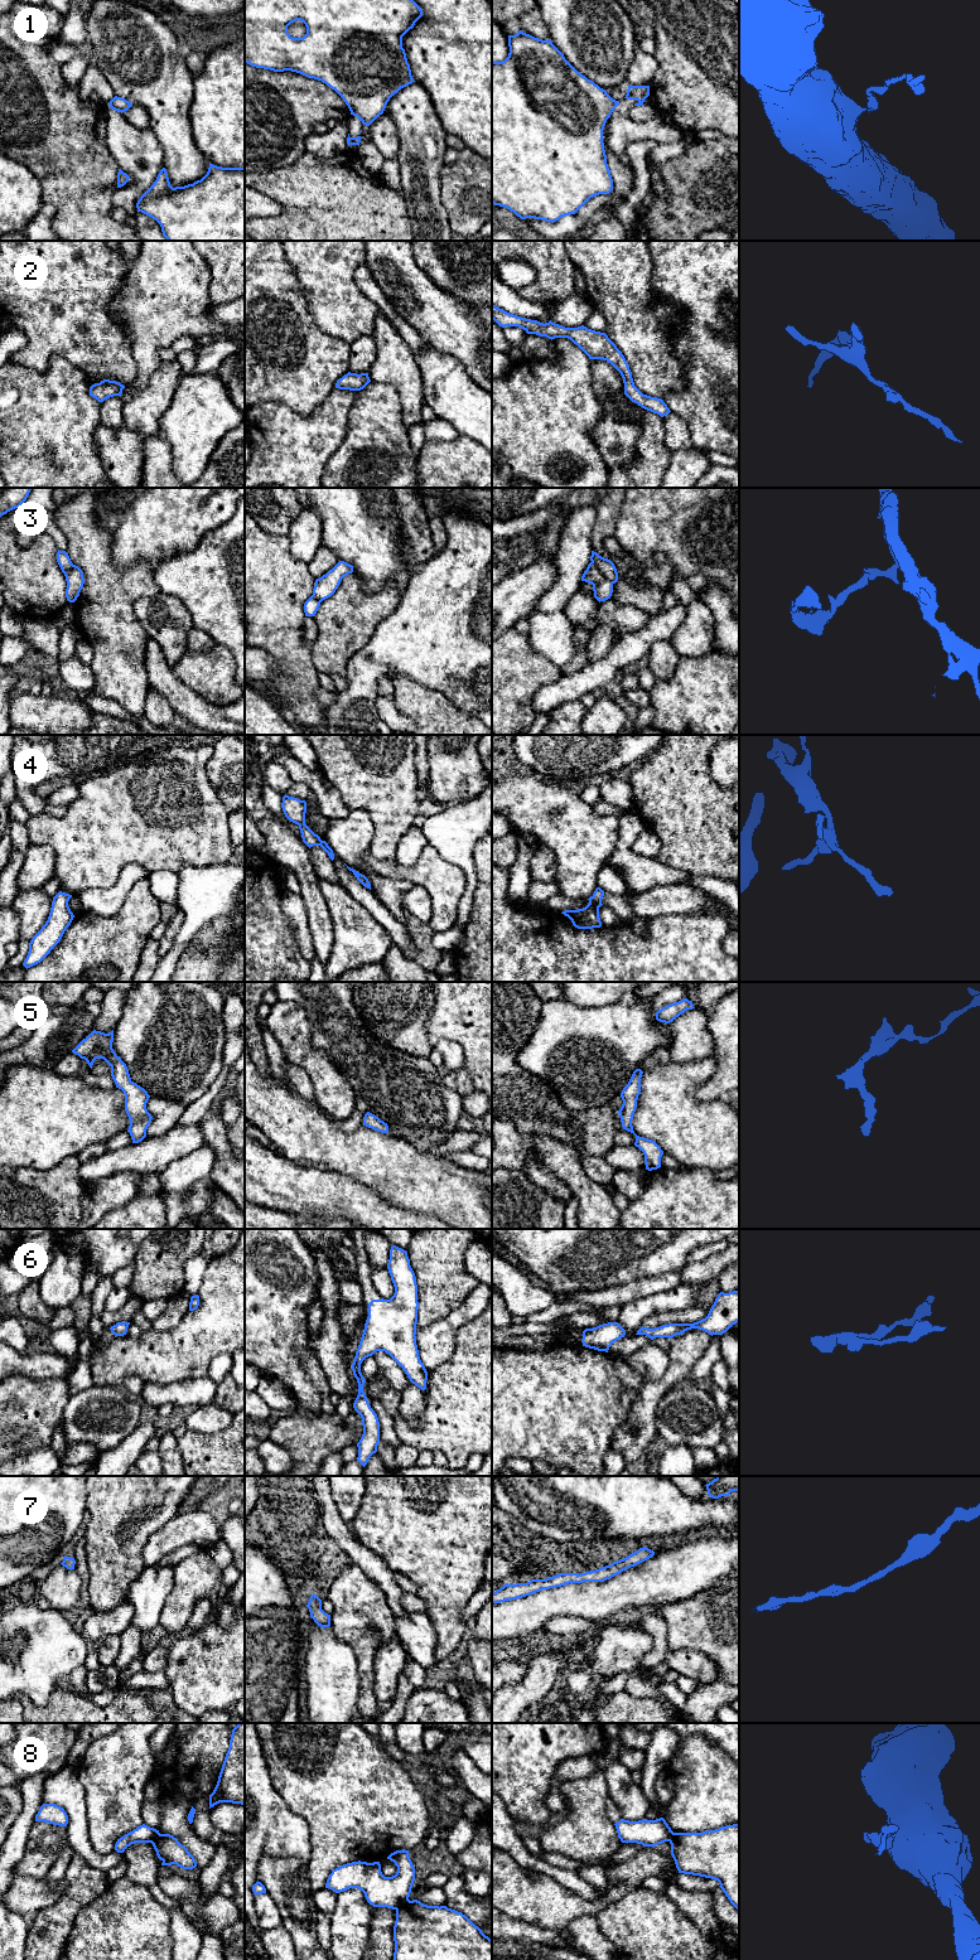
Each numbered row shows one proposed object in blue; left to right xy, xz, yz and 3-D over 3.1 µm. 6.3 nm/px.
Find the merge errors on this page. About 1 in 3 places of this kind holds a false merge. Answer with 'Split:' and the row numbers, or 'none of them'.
Split: 1, 3, 8

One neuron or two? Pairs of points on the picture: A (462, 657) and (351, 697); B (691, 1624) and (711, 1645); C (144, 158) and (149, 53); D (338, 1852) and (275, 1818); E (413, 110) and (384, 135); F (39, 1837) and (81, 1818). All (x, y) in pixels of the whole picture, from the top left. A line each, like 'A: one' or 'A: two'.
A: one
B: one
C: two
D: two
E: two
F: one

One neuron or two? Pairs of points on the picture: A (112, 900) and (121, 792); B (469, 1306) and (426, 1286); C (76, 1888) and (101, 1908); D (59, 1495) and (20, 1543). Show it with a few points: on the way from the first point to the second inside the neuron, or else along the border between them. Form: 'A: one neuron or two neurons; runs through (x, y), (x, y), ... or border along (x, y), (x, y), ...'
A: two neurons; border along (134, 864), (128, 864), (110, 886), (85, 891)
B: two neurons; border along (478, 1282), (458, 1306), (437, 1320)
C: two neurons; border along (112, 1883), (77, 1913), (73, 1924)
D: one neuron; runs through (52, 1510), (52, 1527), (35, 1530)

